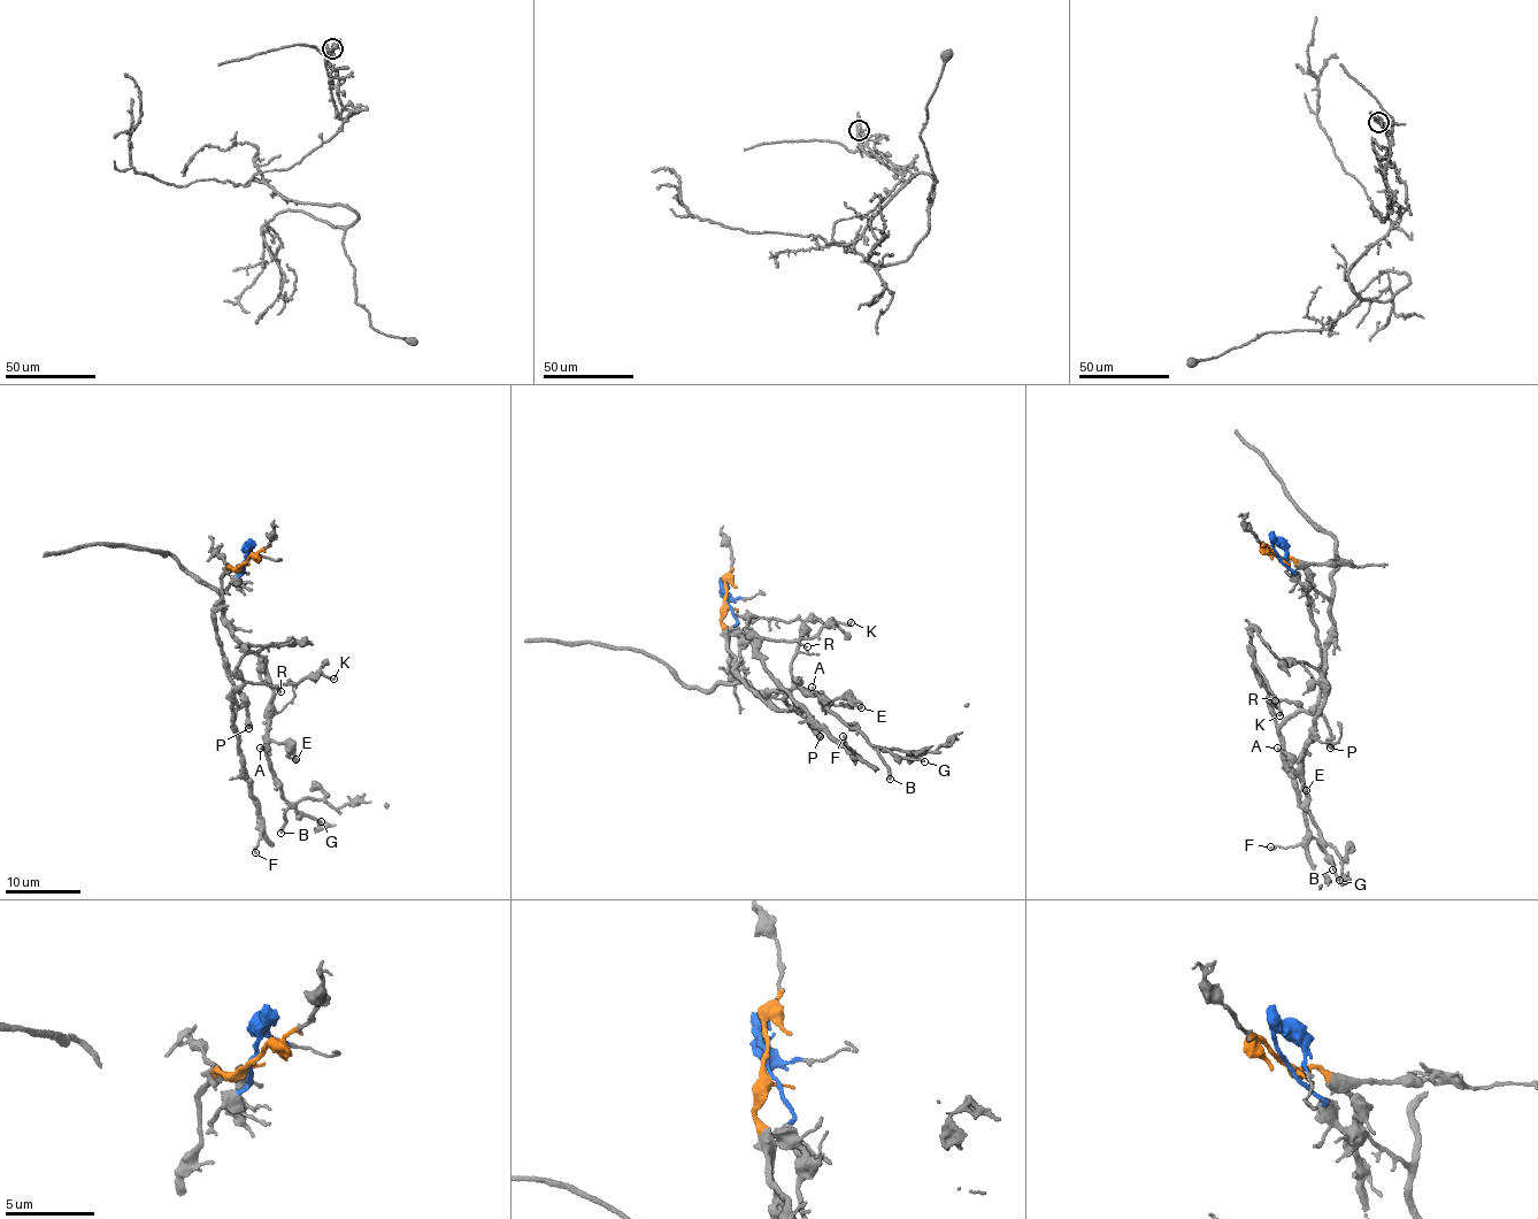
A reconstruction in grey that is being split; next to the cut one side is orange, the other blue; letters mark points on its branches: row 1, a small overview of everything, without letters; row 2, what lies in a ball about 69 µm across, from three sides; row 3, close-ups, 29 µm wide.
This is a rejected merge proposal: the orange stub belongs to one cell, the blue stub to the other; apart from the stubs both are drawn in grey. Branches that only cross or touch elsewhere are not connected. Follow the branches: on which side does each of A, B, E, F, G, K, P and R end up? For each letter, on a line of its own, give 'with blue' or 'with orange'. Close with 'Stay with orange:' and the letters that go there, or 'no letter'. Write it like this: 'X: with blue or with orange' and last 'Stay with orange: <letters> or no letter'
A: with blue
B: with blue
E: with blue
F: with orange
G: with blue
K: with orange
P: with orange
R: with orange
Stay with orange: F, K, P, R

